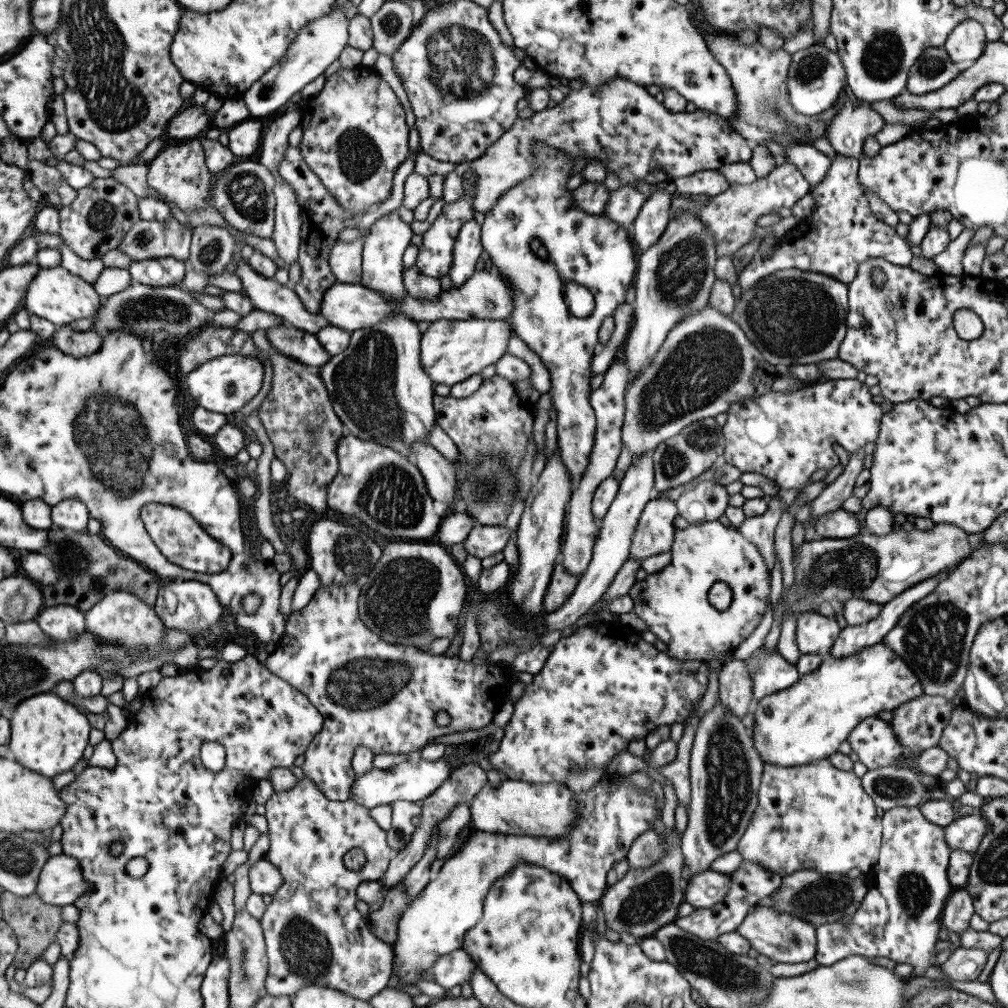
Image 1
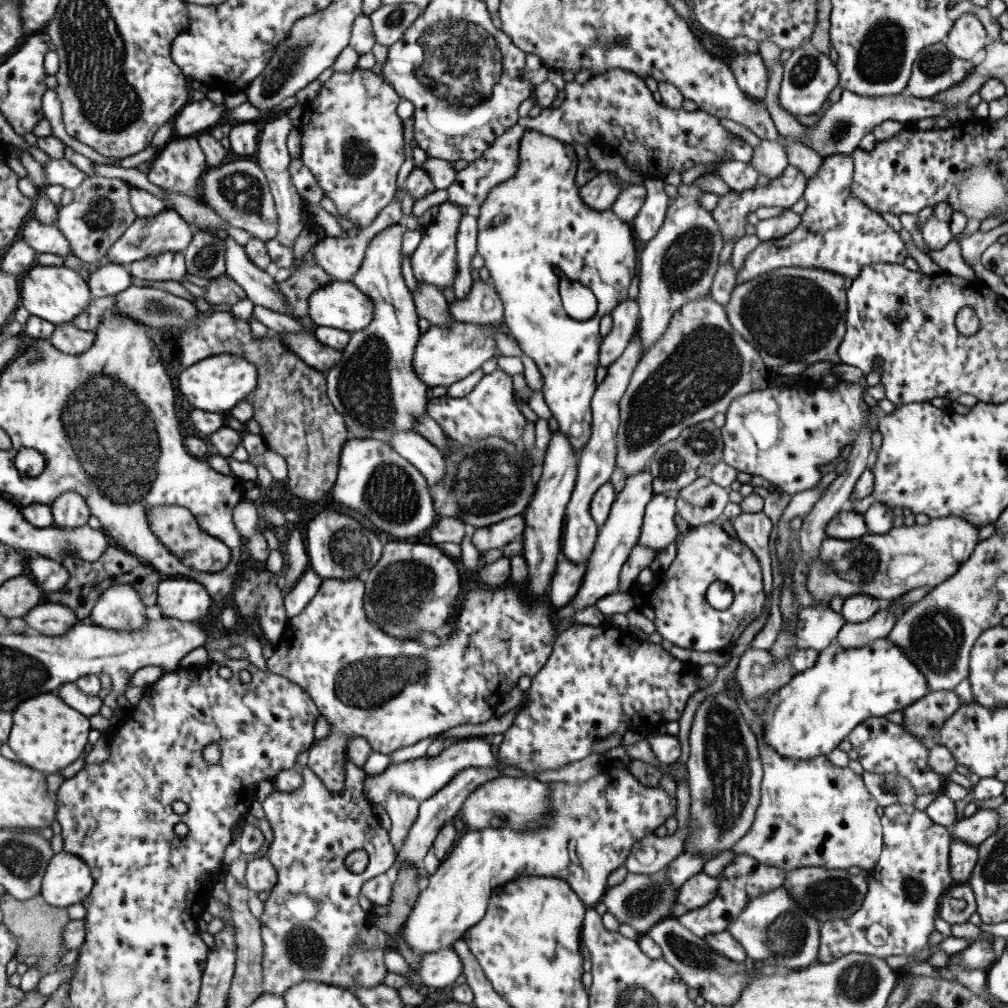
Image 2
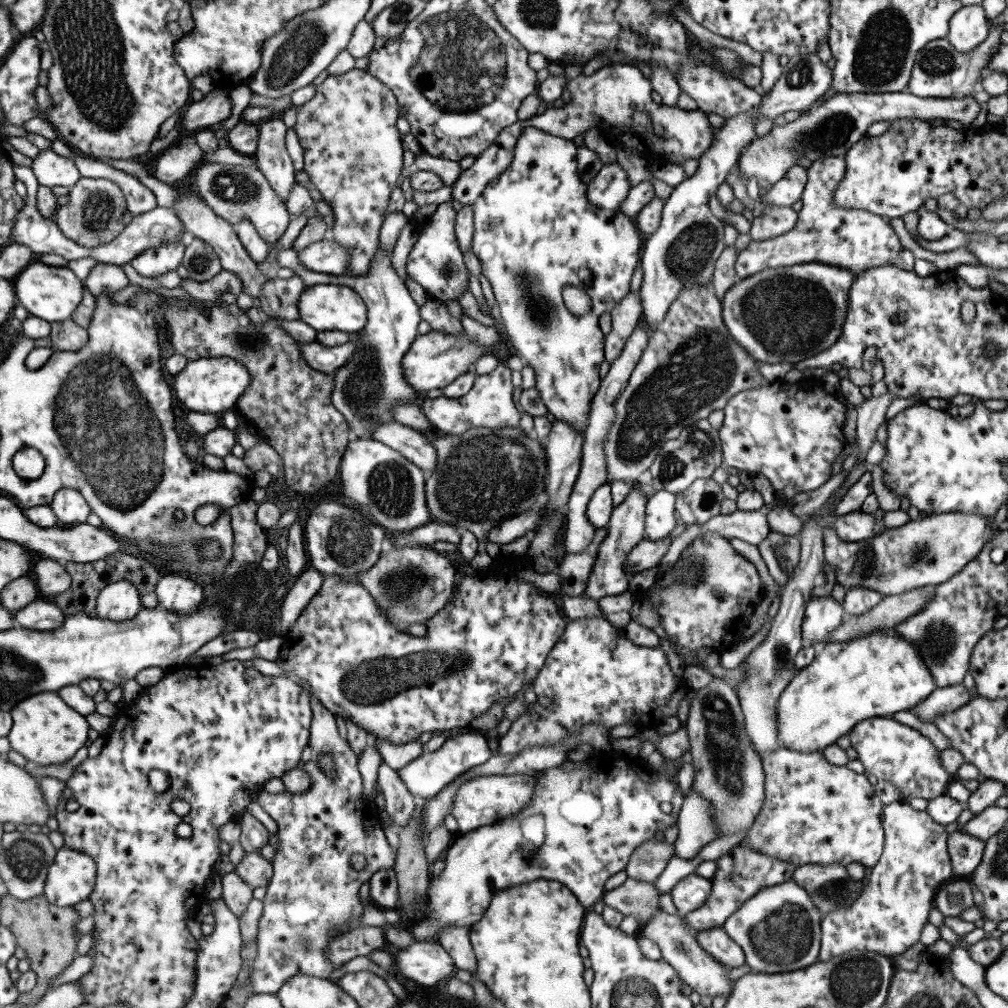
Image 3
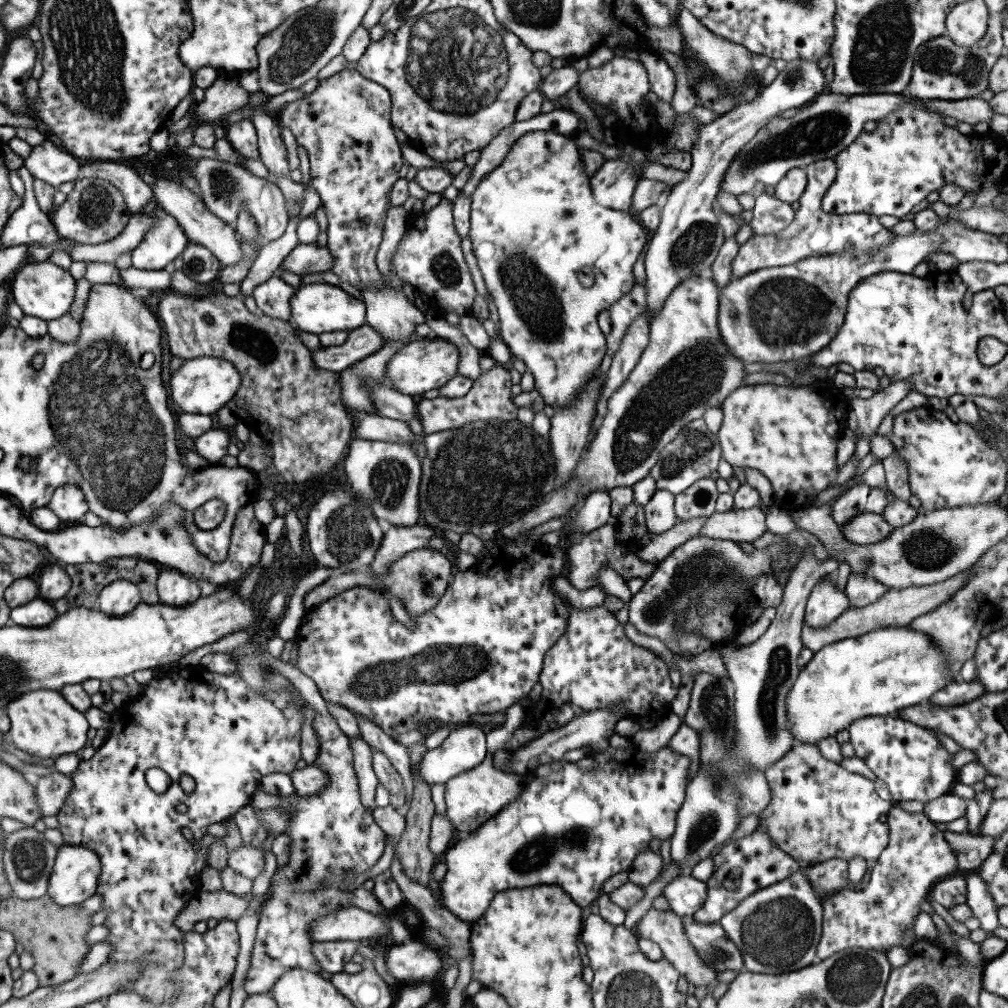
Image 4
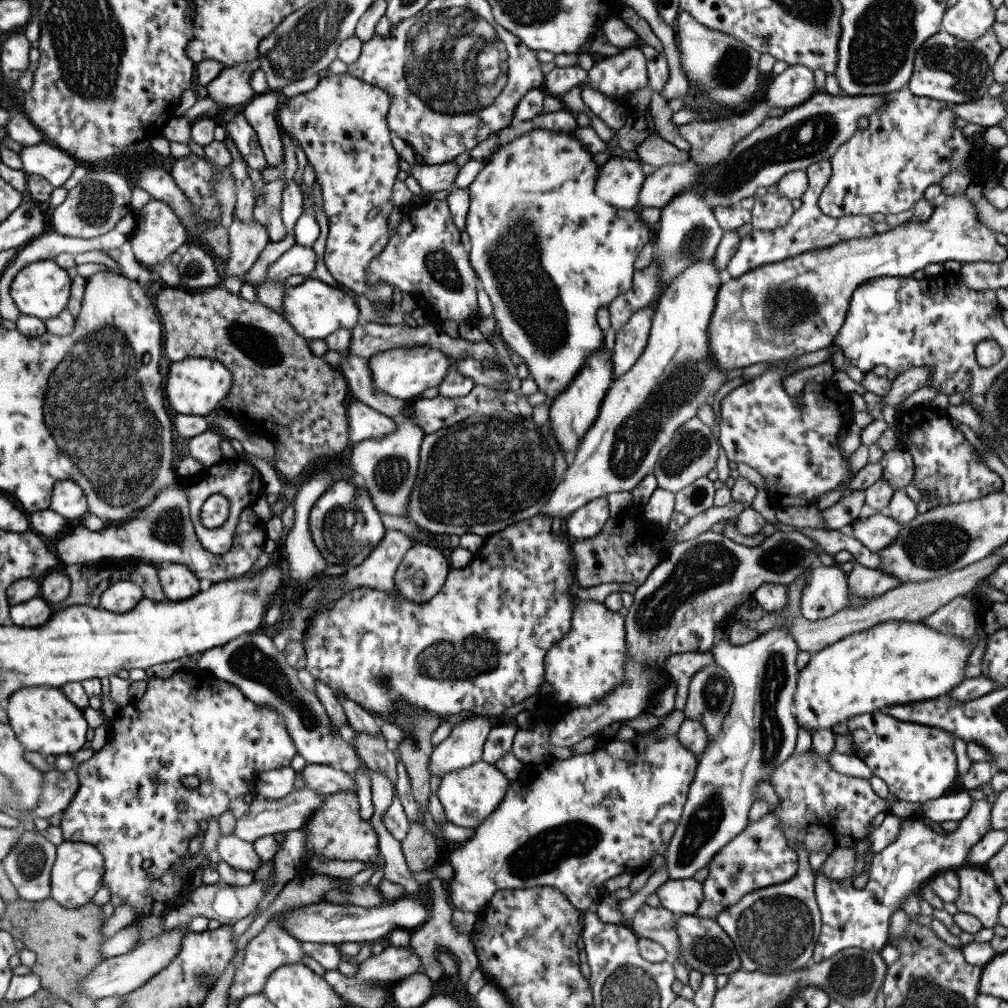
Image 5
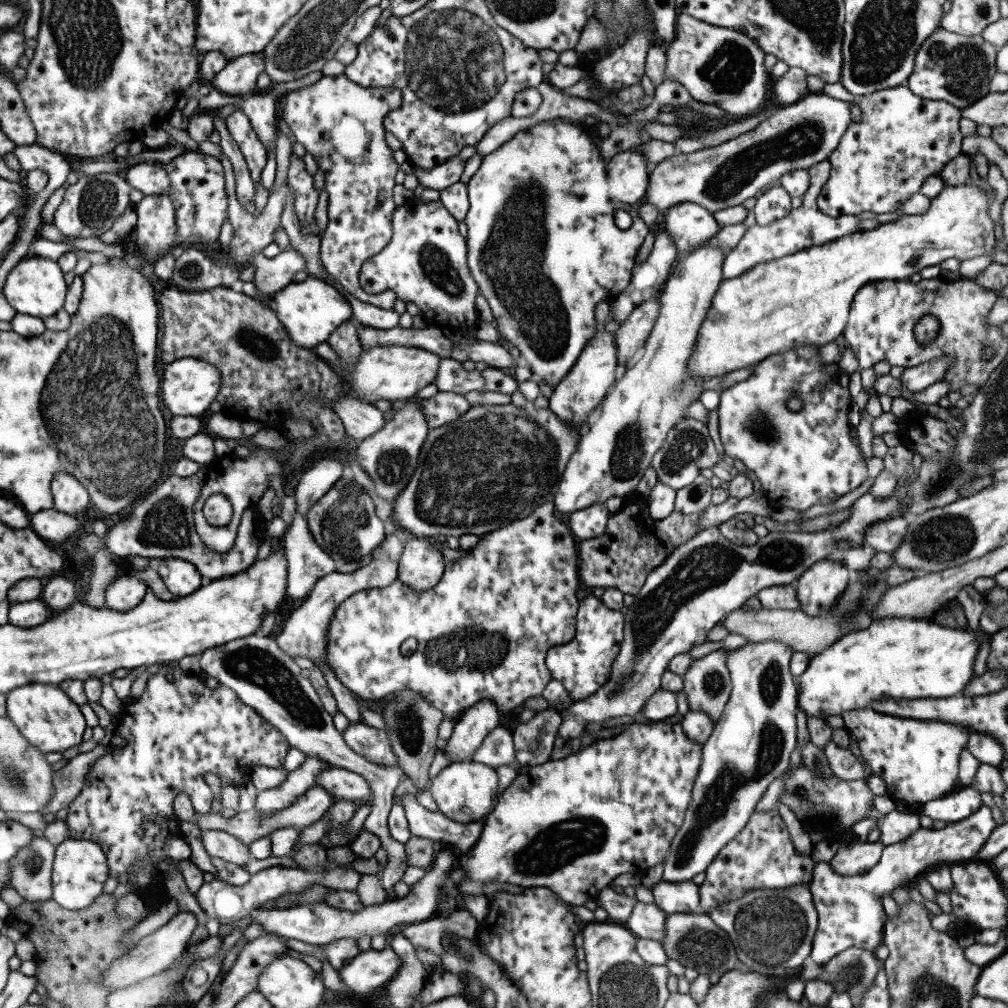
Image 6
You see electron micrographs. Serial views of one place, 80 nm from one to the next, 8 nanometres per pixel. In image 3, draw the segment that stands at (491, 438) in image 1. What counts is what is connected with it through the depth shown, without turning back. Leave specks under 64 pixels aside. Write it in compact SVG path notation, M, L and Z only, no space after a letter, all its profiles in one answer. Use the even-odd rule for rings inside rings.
M499 362L489 374L477 376L473 387L464 396L457 399L445 398L445 396L427 398L421 402L420 409L429 419L436 433L459 436L466 430L479 426L493 429L518 427L520 413L515 409L516 406L512 400L510 370Z

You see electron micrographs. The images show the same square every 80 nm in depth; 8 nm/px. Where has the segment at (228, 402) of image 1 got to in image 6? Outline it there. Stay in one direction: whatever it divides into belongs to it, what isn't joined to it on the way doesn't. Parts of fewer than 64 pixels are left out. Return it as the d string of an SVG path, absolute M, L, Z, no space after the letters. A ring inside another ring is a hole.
M186 357L167 363L162 376L161 399L171 416L197 416L209 408L219 393L219 370L200 359Z

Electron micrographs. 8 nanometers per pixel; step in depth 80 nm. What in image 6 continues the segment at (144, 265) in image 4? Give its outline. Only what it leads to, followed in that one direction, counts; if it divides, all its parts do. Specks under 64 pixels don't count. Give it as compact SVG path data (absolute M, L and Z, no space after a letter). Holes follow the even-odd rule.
M167 194L143 195L135 204L137 226L133 241L148 261L157 260L177 244L175 211Z

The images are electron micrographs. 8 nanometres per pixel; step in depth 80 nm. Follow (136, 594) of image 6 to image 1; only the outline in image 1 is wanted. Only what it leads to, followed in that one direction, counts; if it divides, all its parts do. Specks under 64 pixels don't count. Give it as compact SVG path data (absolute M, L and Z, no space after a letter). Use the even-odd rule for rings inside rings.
M127 591L110 592L105 599L99 601L89 612L86 612L88 629L94 638L102 642L118 642L130 648L140 646L158 646L164 638L164 625L151 606L137 599Z

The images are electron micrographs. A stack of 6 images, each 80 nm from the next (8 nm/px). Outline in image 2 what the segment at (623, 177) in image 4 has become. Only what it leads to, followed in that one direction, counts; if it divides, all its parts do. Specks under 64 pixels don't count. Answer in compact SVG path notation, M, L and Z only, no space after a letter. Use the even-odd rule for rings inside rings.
M602 171L590 178L583 186L578 188L579 198L591 210L607 211L614 203L617 193L624 188L620 188L615 179L607 173Z

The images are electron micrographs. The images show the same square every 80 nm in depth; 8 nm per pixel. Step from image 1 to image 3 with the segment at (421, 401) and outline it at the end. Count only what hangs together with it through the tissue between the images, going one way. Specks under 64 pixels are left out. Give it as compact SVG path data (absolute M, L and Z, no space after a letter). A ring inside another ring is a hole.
M379 242L377 248L374 250L371 262L369 263L369 268L366 270L365 274L357 275L357 276L349 276L349 275L342 275L335 276L333 274L323 274L323 272L311 272L311 270L307 270L301 262L299 262L299 259L297 258L297 253L294 251L293 248L279 248L275 252L275 262L280 267L285 267L291 269L295 275L299 276L301 278L301 281L305 284L306 287L310 287L315 284L326 284L326 283L332 283L332 284L339 284L339 285L345 285L349 288L352 288L360 297L361 300L364 302L364 305L366 306L366 322L365 327L360 331L361 332L361 340L357 342L357 354L353 354L353 358L349 358L343 366L337 367L337 370L334 370L331 374L333 376L333 390L331 390L331 404L343 415L343 418L345 419L345 422L347 423L347 426L349 428L349 433L351 437L357 438L357 439L363 439L363 438L371 438L372 432L374 432L374 428L376 426L379 426L382 422L391 422L394 420L394 416L392 415L392 408L394 407L394 404L400 404L400 402L410 402L410 404L414 404L415 400L417 400L417 392L413 392L413 388L411 386L407 386L407 382L405 382L405 378L401 376L401 359L403 359L403 355L405 355L405 352L407 352L407 349L409 349L409 346L411 343L413 343L413 340L418 336L417 333L417 326L419 322L421 322L421 318L419 315L419 310L417 307L417 304L409 297L409 292L407 291L407 287L405 287L404 283L397 277L397 274L395 273L395 270L391 267L391 254L386 253L385 251L382 251L382 248L379 247Z

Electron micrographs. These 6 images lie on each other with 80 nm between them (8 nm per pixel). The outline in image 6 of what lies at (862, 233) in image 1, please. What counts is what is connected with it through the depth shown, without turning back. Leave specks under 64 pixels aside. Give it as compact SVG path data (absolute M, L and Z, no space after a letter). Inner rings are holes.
M823 160L806 169L808 172L808 187L801 197L802 203L795 209L790 209L787 215L767 226L753 225L741 235L739 242L724 256L722 260L722 276L725 279L735 278L761 262L772 261L812 246L821 246L859 231L857 215L841 215L831 218L823 214L816 205L817 195L827 180L830 164Z

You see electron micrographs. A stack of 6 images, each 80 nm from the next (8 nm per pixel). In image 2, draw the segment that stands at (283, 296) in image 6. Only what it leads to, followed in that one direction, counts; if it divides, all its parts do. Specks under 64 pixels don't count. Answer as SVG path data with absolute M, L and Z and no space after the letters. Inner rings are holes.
M331 281L325 286L313 291L309 295L307 315L302 317L305 323L313 326L325 326L358 334L373 319L373 306L369 297L366 297L357 287L350 282Z

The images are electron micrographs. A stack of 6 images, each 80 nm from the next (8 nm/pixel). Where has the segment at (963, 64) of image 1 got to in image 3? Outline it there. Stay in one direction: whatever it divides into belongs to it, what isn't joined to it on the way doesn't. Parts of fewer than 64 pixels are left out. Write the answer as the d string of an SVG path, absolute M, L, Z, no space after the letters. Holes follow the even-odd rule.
M981 3L965 5L949 18L945 39L957 52L970 52L986 39L988 31Z

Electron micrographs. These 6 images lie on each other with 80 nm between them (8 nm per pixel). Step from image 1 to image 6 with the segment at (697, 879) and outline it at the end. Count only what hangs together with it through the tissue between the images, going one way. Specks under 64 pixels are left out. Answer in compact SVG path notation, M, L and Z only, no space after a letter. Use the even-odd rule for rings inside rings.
M660 880L650 891L655 906L664 913L695 913L700 906L698 884L693 881L665 882Z

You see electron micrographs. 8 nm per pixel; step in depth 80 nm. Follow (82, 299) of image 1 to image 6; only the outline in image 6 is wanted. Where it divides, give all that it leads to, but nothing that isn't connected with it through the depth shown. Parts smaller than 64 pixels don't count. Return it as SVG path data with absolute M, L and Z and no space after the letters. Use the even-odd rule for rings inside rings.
M34 255L19 261L10 270L3 288L11 306L19 314L29 314L44 320L64 310L63 304L68 299L69 285L66 274L58 261Z

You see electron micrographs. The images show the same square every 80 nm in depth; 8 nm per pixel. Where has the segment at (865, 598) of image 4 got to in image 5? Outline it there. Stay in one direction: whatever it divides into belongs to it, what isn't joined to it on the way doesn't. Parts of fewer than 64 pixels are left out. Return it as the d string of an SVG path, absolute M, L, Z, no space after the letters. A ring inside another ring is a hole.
M859 563L852 564L851 571L846 574L846 581L848 595L853 595L853 597L865 597L867 599L876 598L901 584L894 576L890 576L890 574L886 574L886 572L881 572L877 569L863 567L862 565L859 565Z

